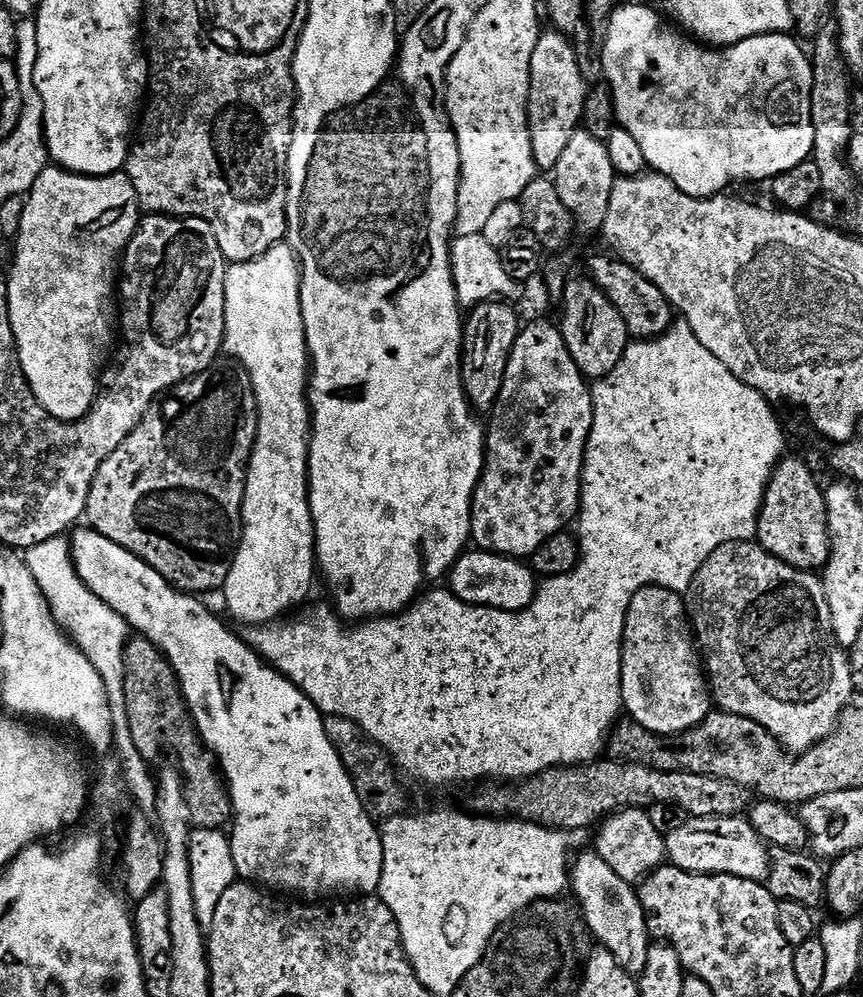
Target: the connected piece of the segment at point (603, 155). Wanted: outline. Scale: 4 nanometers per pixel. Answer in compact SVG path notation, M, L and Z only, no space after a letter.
M577 130L566 145L555 169L554 179L562 206L570 210L573 220L581 229L599 233L606 222L606 210L610 210L610 194L618 179L610 162L608 145L588 132Z

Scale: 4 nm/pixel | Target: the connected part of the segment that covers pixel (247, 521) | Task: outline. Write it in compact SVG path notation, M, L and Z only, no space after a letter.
M286 242L275 244L258 258L229 267L224 348L233 356L229 357L248 373L256 395L258 426L242 506L244 533L222 595L229 610L244 626L263 626L287 617L291 608L298 607L311 594L312 575L315 577L318 572L316 531L308 505L308 442L312 434L312 413L308 402L310 357L300 305L300 261Z

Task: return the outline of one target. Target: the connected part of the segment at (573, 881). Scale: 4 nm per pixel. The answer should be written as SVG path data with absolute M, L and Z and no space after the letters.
M588 850L578 856L570 864L570 892L576 895L575 903L583 927L596 935L595 943L599 947L614 954L618 966L622 966L630 975L639 977L646 966L650 937L646 912L640 904L637 889L629 881L618 878L618 874L614 874L614 870L610 870L610 866L606 866L595 851Z

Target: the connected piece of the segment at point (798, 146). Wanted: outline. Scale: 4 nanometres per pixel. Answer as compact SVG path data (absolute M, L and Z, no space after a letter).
M628 4L625 8L624 5L617 7L608 20L608 27L602 41L604 53L600 56L604 76L608 79L605 80L607 87L612 90L619 127L630 130L630 135L638 141L638 146L642 146L642 154L646 154L648 168L653 173L674 182L674 186L678 186L678 190L682 194L704 200L707 196L721 195L725 190L731 189L728 188L731 184L736 184L739 180L771 182L778 174L786 174L786 170L794 170L794 166L798 166L803 160L807 160L813 155L814 122L810 110L812 87L814 86L812 61L809 53L800 49L799 42L801 43L801 41L799 39L791 40L793 38L791 35L775 32L769 36L746 38L742 42L731 44L728 48L715 49L689 38L683 31L677 30L667 19L665 20L660 20L659 14L644 4Z

